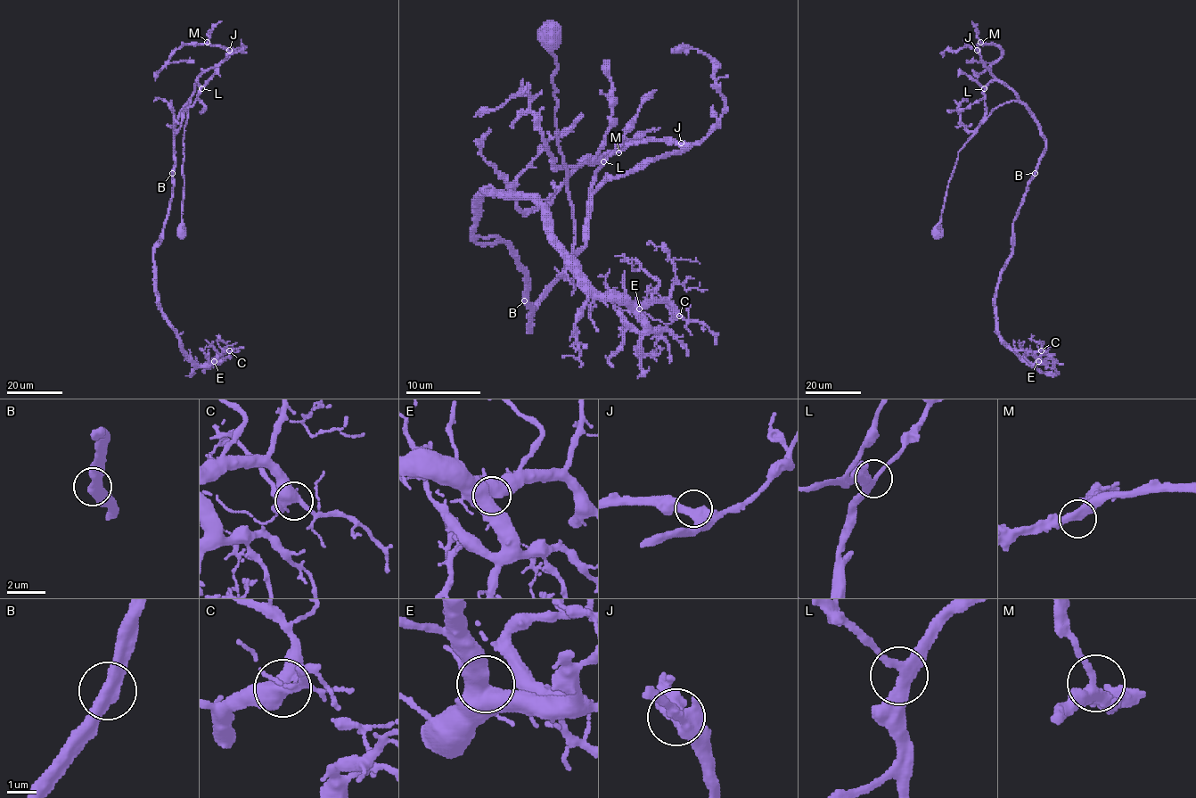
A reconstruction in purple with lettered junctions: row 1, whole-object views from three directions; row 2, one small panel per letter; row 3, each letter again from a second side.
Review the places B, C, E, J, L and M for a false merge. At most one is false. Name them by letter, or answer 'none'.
none

